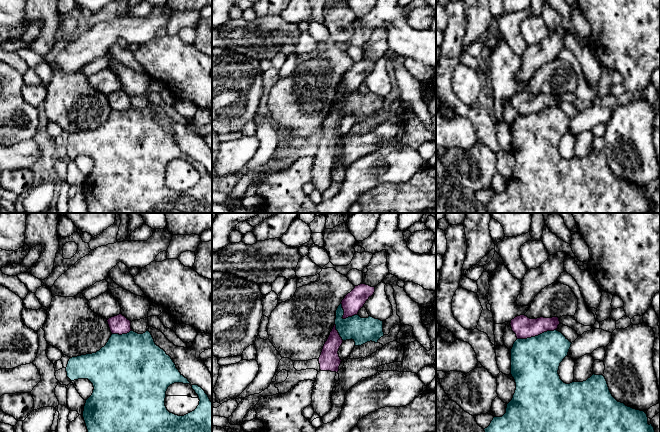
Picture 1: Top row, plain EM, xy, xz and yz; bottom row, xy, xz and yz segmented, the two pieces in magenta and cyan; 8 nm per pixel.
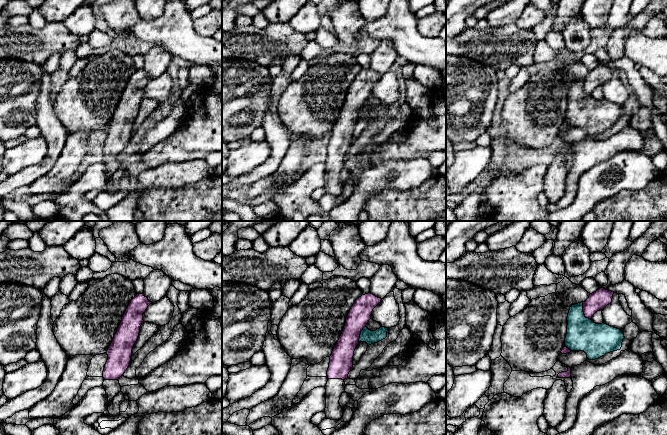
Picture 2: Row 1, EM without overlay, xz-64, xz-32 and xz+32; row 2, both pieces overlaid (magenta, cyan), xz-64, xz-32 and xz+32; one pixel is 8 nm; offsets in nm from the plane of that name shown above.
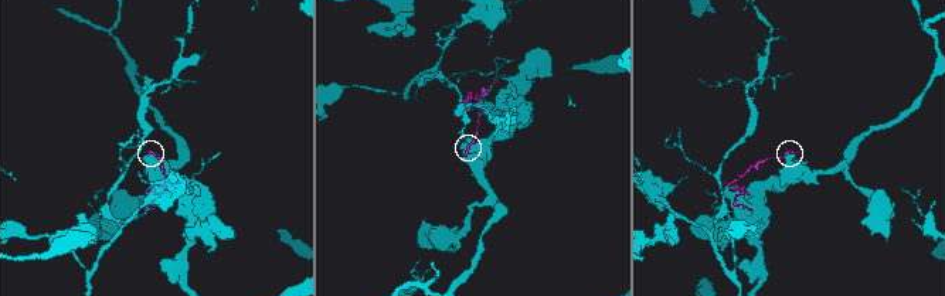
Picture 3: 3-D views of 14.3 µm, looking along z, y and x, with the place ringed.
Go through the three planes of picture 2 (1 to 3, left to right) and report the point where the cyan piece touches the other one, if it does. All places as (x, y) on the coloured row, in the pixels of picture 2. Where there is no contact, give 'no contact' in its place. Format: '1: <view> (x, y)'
1: no contact
2: xz-32 (360, 333)
3: xz+32 (583, 311)

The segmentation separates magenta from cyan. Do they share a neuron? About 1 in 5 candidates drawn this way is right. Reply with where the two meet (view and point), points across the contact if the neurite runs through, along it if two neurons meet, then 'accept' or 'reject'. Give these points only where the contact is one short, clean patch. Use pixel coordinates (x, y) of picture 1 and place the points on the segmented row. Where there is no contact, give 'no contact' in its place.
yz (536, 335) | along yz (556, 329), (517, 339) | reject

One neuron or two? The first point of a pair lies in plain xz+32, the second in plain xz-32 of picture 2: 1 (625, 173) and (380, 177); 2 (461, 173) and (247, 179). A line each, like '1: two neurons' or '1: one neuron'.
1: one neuron
2: two neurons

